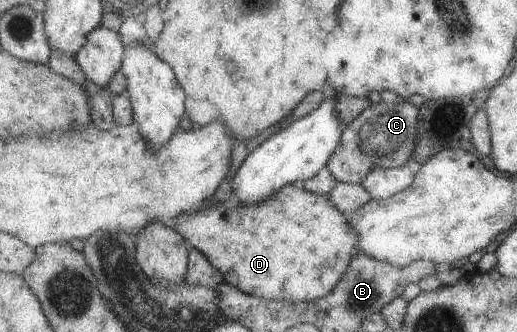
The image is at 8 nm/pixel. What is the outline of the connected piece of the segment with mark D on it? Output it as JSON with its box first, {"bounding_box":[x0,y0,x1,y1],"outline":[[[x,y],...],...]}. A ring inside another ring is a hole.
{"bounding_box":[176,185,360,302],"outline":[[[296,185],[284,186],[274,198],[268,198],[254,207],[238,205],[223,210],[205,205],[202,211],[190,212],[176,231],[188,240],[191,247],[208,256],[223,272],[226,282],[267,300],[311,302],[323,298],[340,283],[356,253],[359,253],[360,234],[351,226],[345,213],[332,203],[329,196],[306,188],[298,189]]]}

